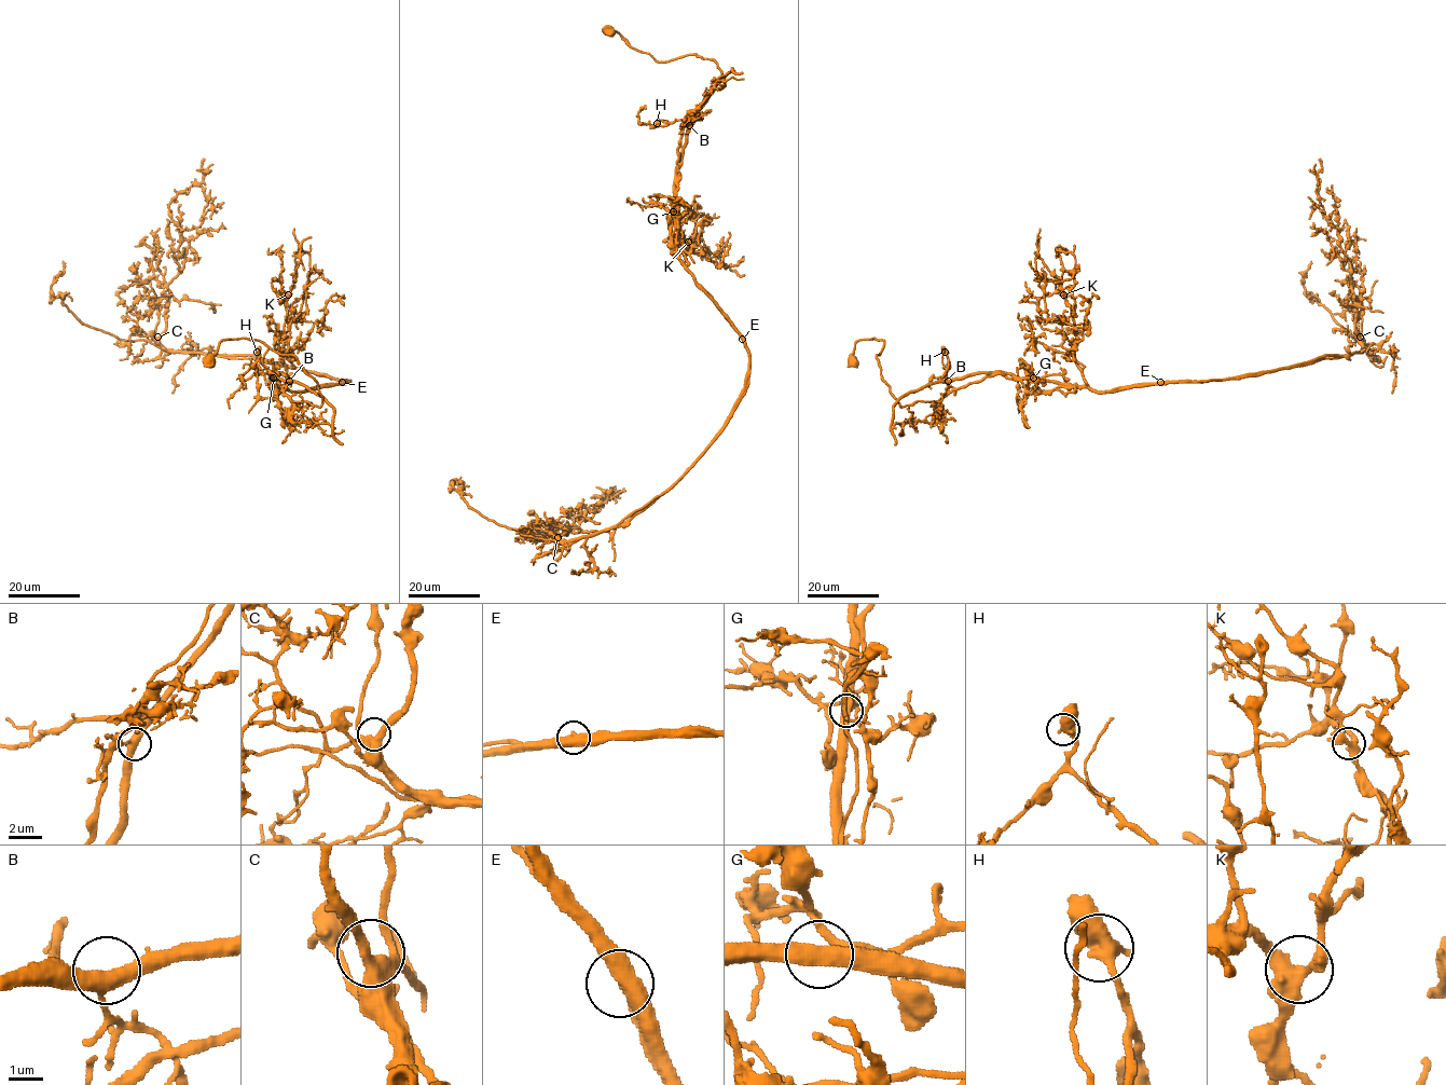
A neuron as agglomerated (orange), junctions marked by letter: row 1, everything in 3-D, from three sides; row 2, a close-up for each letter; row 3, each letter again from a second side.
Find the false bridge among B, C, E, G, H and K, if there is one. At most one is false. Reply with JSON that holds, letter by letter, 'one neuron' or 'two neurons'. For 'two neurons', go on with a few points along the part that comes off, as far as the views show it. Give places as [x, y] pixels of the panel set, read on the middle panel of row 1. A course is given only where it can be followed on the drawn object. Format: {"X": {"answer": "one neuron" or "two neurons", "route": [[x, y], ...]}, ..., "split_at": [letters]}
{"B": {"answer": "one neuron"}, "C": {"answer": "one neuron"}, "E": {"answer": "two neurons", "route": [[741, 339], [673, 252], [672, 243], [683, 128], [721, 71], [712, 59], [694, 54], [658, 60], [604, 27]]}, "G": {"answer": "one neuron"}, "H": {"answer": "one neuron"}, "K": {"answer": "one neuron"}, "split_at": ["E"]}

